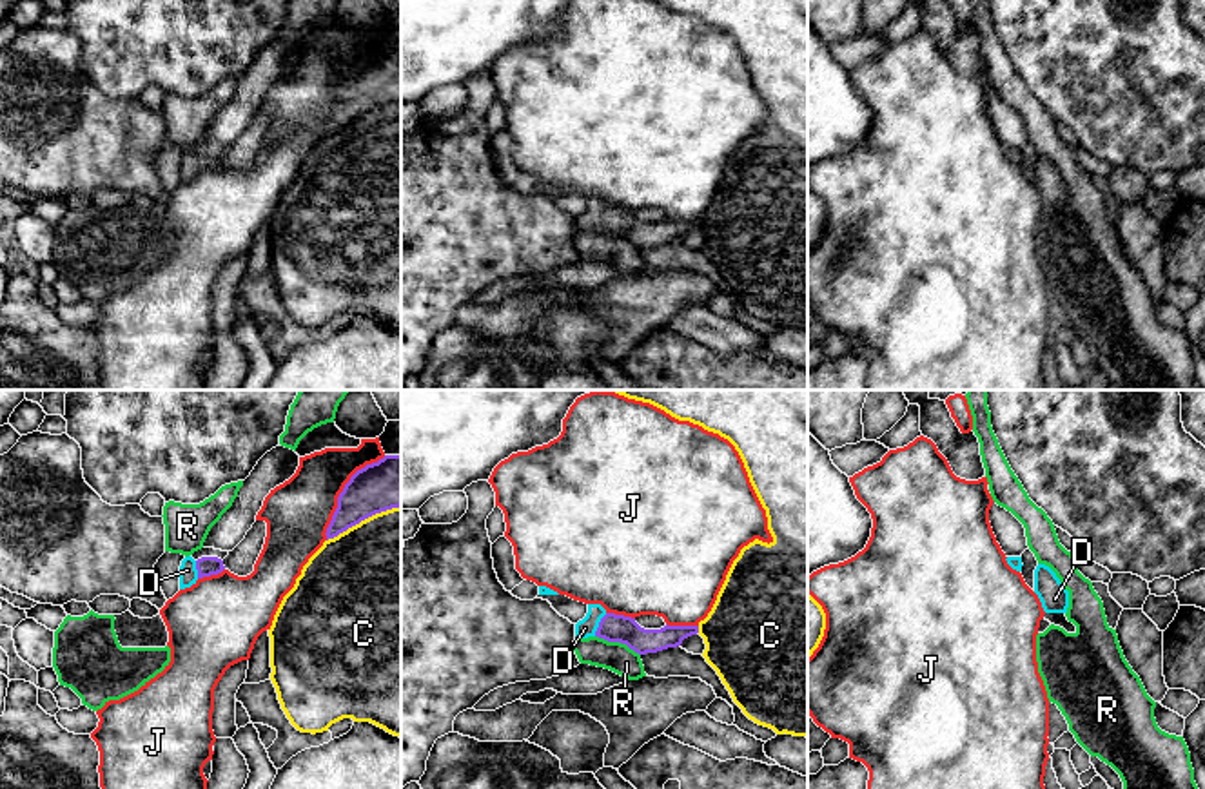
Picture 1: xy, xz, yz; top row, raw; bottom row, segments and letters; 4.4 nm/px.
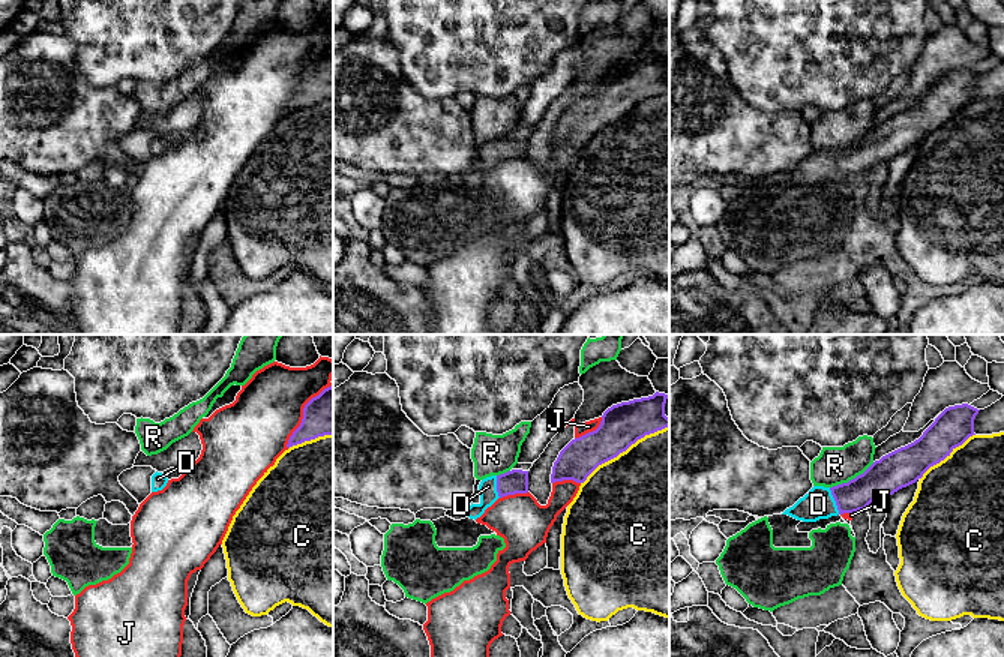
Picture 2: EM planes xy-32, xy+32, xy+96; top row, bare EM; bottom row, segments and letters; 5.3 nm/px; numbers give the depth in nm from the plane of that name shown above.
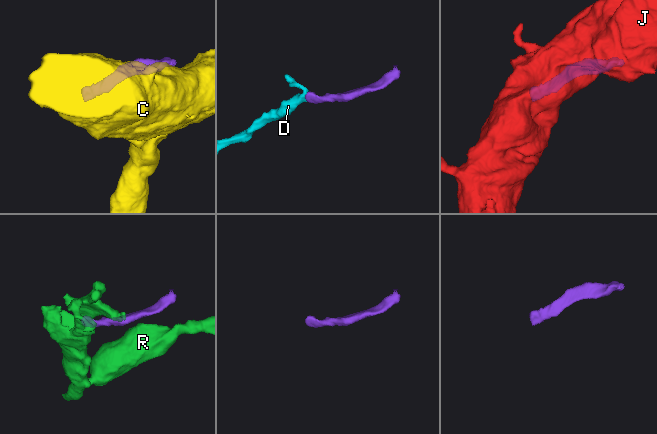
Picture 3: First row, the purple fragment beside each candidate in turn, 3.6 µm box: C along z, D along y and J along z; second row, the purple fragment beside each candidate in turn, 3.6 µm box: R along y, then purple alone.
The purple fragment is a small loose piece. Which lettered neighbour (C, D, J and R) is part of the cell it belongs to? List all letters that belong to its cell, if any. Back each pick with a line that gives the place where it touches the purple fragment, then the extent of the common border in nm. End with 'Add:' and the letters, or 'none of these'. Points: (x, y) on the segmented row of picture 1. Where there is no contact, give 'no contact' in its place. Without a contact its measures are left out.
D: xz (599, 624) | 120 nm
Add: D

